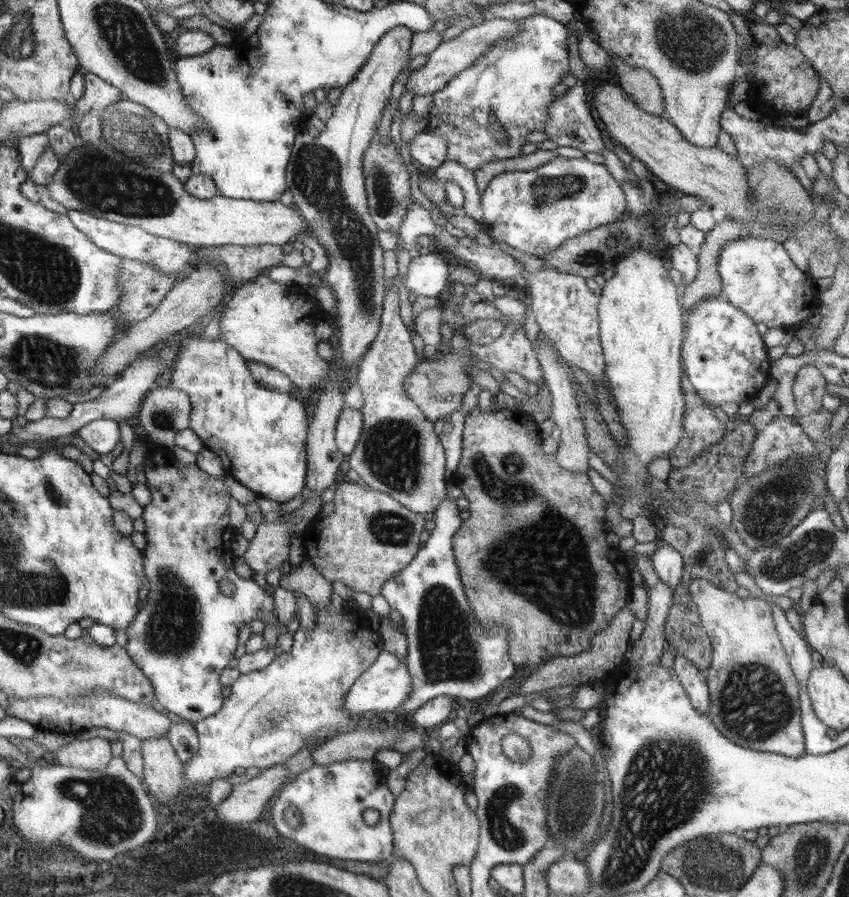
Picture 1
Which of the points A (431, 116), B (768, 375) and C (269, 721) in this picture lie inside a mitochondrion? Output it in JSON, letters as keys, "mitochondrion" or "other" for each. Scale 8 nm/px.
{"A":"other","B":"other","C":"mitochondrion"}

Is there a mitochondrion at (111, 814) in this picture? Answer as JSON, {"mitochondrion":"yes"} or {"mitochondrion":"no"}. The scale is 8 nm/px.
{"mitochondrion":"yes"}

